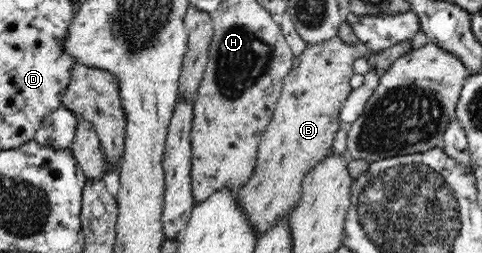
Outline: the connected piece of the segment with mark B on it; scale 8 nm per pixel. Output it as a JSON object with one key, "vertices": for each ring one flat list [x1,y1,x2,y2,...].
{"vertices":[[339,37,328,40,323,44,310,44,293,61,290,73,283,80,282,90,270,118,270,124,263,133,262,141,258,147,257,167,246,184,236,193,248,219,256,227,258,236,262,235,276,219,288,215,302,196,303,178,314,168,322,157,333,146,333,141,340,128,341,108,349,98,353,78,353,67,356,60,367,56,368,50,358,42,348,46]]}

